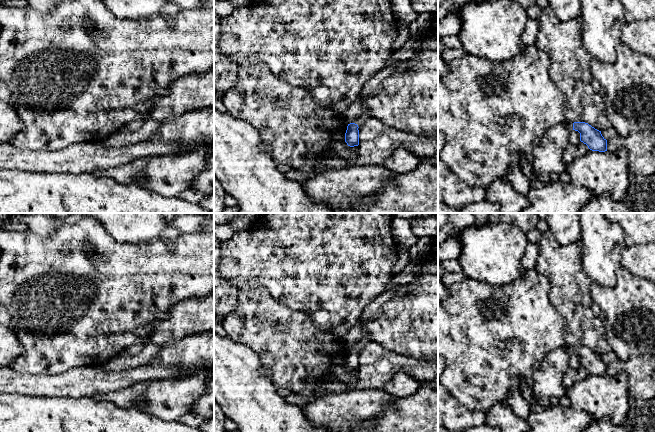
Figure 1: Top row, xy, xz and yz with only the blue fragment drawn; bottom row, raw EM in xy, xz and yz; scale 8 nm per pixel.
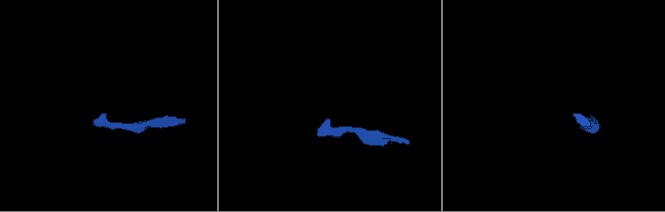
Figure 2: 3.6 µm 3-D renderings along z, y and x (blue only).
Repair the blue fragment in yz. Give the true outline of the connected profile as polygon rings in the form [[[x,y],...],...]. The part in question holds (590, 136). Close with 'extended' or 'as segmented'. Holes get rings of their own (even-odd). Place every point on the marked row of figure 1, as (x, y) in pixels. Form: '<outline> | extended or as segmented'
[[[565,121],[568,128],[580,133],[580,141],[588,146],[592,151],[607,151],[607,140],[602,136],[601,131],[595,129],[585,122],[569,122]]] | extended

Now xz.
[[[364,113],[357,118],[353,123],[348,124],[345,133],[345,142],[348,146],[354,147],[359,145],[359,130],[358,128],[368,119],[370,116]]] | extended

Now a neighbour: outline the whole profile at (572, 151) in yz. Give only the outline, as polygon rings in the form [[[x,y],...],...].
[[[579,142],[578,144],[569,144],[564,149],[563,162],[566,165],[568,165],[572,161],[574,161],[576,158],[585,155],[589,151],[590,151],[590,149],[583,142]]]

